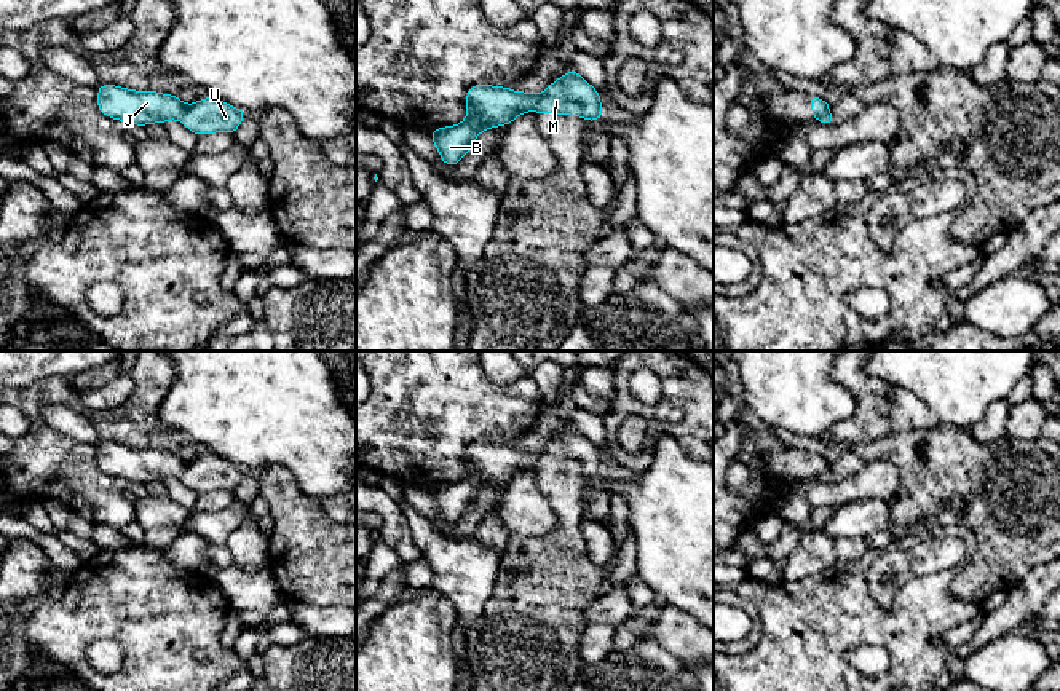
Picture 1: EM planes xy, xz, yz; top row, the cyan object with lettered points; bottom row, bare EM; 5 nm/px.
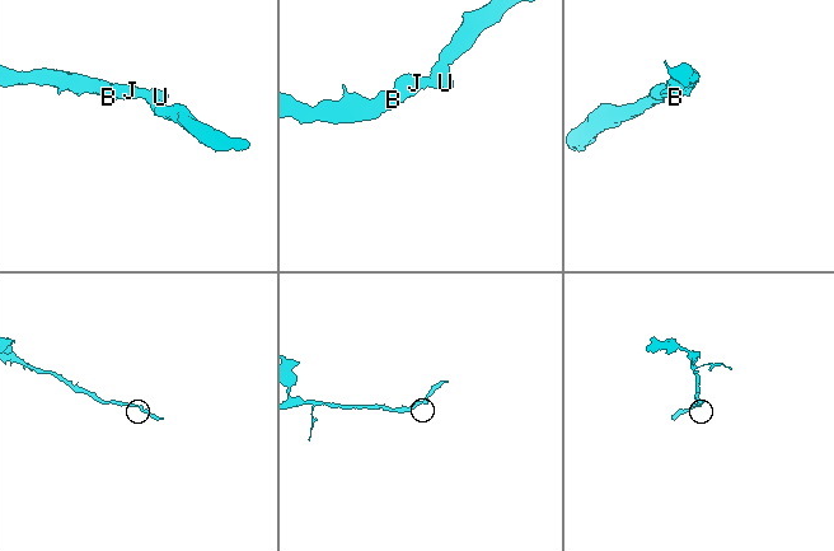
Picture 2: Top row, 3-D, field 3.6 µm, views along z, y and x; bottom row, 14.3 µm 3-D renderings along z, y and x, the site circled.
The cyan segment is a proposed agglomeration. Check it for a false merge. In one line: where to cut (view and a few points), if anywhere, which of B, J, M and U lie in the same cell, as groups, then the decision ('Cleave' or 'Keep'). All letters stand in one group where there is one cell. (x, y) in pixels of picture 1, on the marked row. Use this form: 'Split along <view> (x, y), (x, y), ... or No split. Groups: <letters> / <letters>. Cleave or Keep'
Split along xz (543, 94), (535, 112). Groups: B J / M U. Cleave

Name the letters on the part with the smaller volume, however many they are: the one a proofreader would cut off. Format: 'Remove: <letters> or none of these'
Remove: M, U

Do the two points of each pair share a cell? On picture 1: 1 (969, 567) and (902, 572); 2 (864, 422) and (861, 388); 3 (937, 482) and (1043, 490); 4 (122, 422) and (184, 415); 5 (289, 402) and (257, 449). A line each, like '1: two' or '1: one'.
1: one
2: one
3: one
4: two
5: one

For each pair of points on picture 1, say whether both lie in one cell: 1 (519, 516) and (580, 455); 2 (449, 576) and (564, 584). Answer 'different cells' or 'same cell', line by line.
1: different cells
2: different cells

